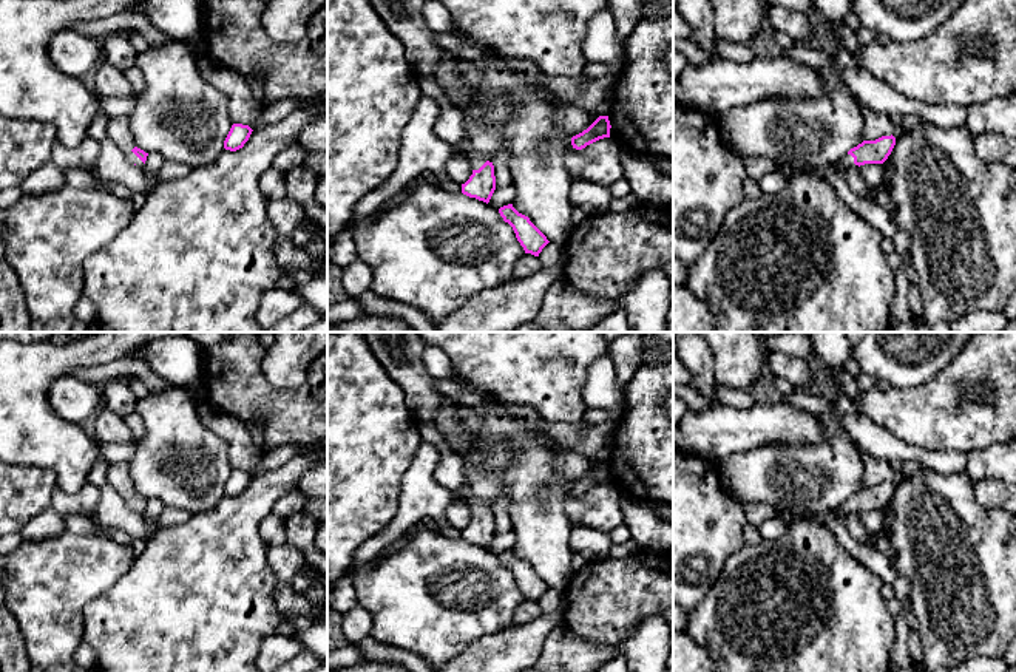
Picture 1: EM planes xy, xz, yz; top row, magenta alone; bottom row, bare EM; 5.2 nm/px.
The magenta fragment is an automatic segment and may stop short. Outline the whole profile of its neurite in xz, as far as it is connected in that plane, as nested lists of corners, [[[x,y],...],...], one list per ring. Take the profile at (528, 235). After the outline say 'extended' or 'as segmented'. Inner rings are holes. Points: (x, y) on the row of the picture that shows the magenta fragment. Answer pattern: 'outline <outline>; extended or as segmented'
outline [[[513,204],[499,209],[500,216],[508,222],[525,253],[539,256],[542,249],[550,243],[547,236],[530,221],[528,216],[519,213]]]; as segmented

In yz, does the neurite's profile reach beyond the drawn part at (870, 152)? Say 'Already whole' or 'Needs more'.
Needs more

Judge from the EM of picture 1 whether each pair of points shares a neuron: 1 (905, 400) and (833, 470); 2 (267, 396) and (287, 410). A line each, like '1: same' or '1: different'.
1: different
2: same

